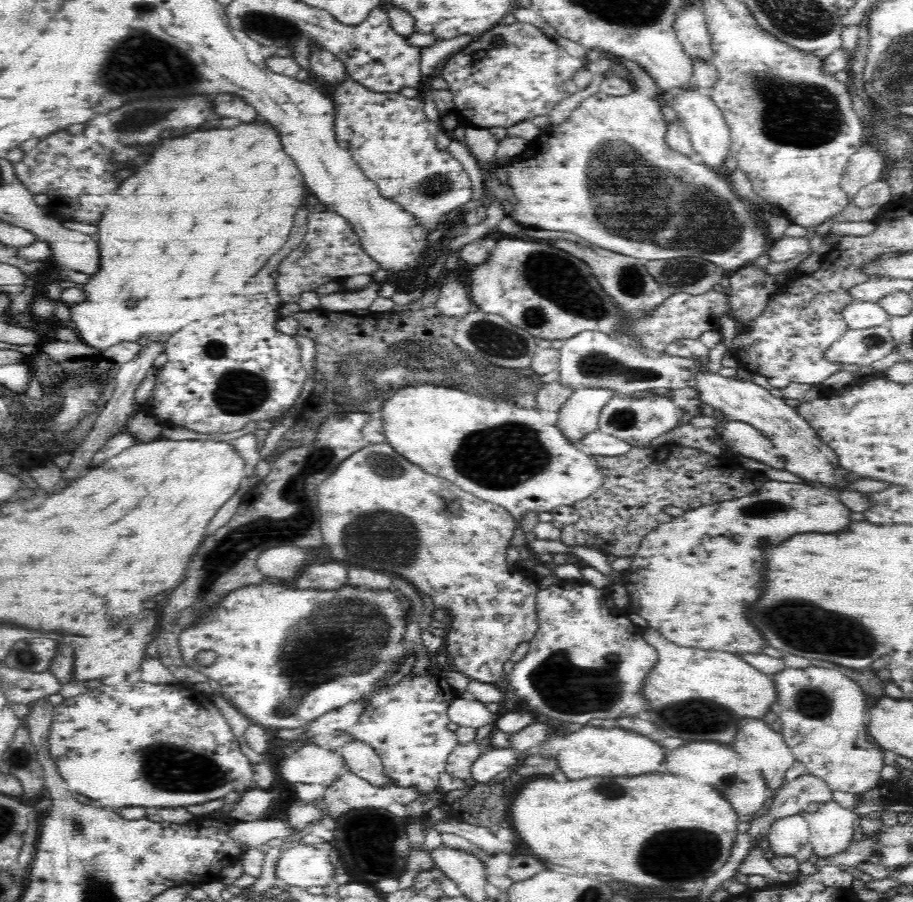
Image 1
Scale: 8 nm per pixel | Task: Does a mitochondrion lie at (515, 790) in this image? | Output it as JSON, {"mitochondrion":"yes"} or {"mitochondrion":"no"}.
{"mitochondrion":"no"}

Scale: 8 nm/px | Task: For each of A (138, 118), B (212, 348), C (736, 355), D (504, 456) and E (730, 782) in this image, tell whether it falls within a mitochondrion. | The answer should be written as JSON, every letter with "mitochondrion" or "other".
{"A":"mitochondrion","B":"mitochondrion","C":"other","D":"mitochondrion","E":"mitochondrion"}

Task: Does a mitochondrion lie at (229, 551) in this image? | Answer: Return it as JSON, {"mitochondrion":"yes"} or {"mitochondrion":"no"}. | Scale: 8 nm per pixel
{"mitochondrion":"yes"}

